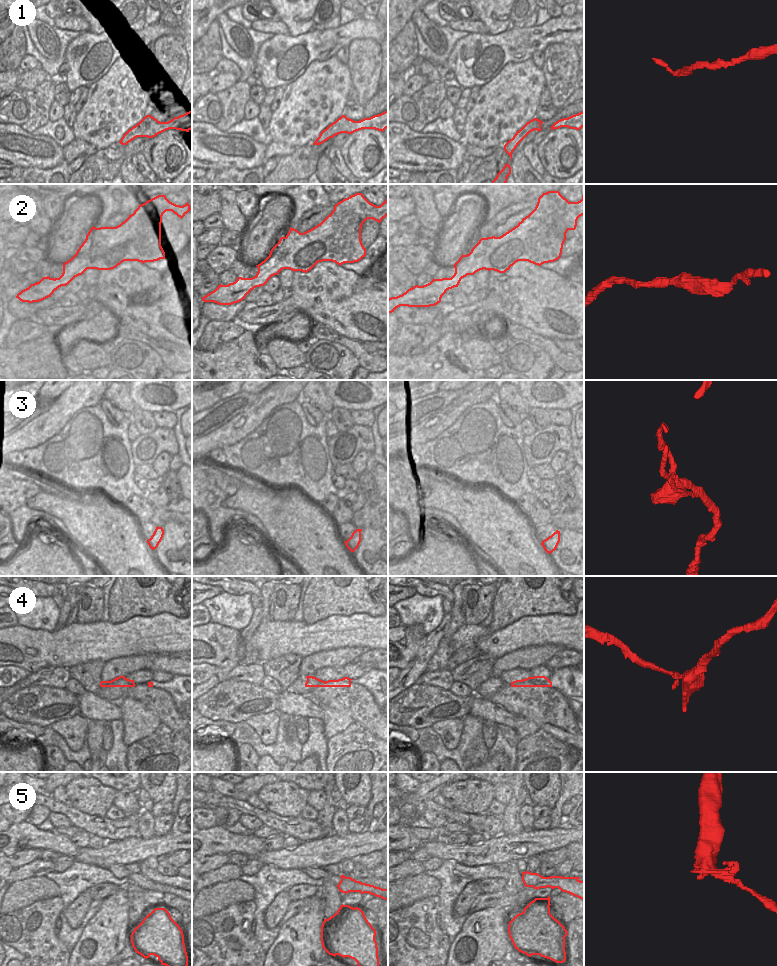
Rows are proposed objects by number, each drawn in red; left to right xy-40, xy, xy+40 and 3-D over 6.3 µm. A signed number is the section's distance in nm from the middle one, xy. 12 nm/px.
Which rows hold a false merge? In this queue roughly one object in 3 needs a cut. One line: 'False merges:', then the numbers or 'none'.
False merges: 3, 4, 5

